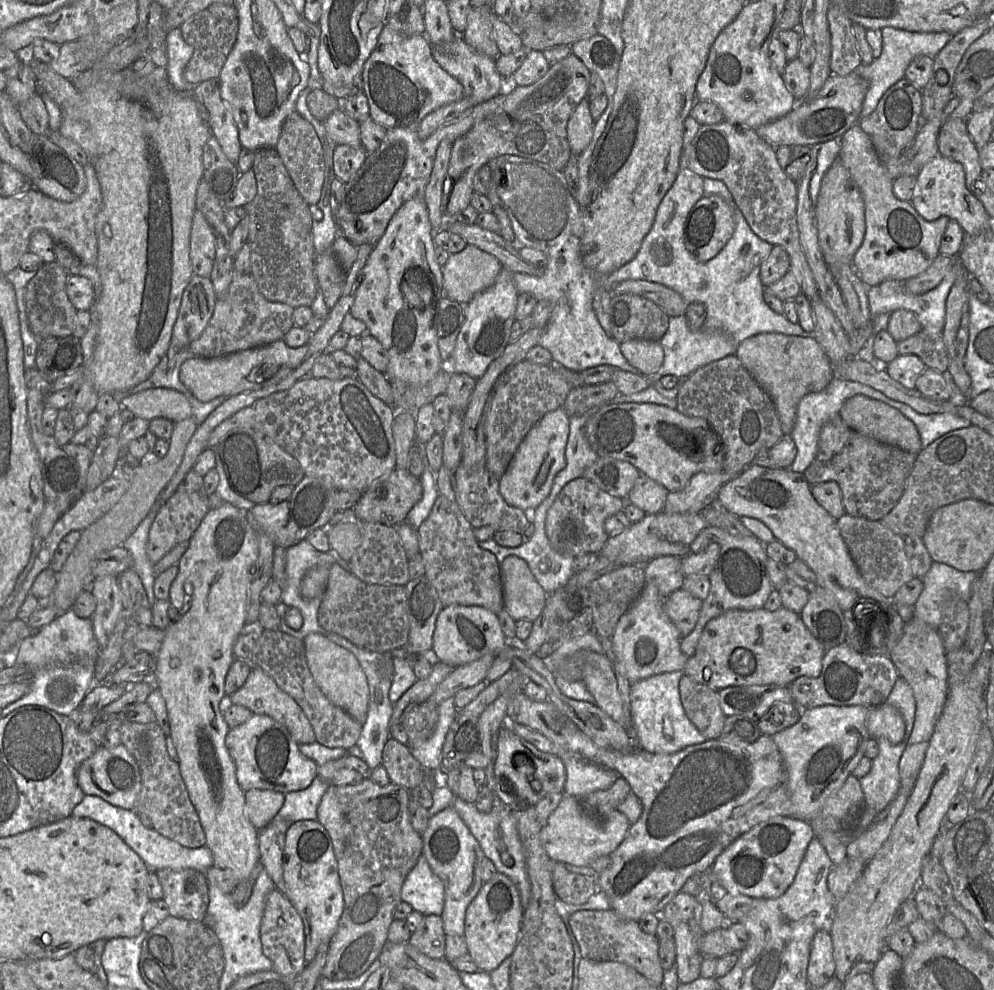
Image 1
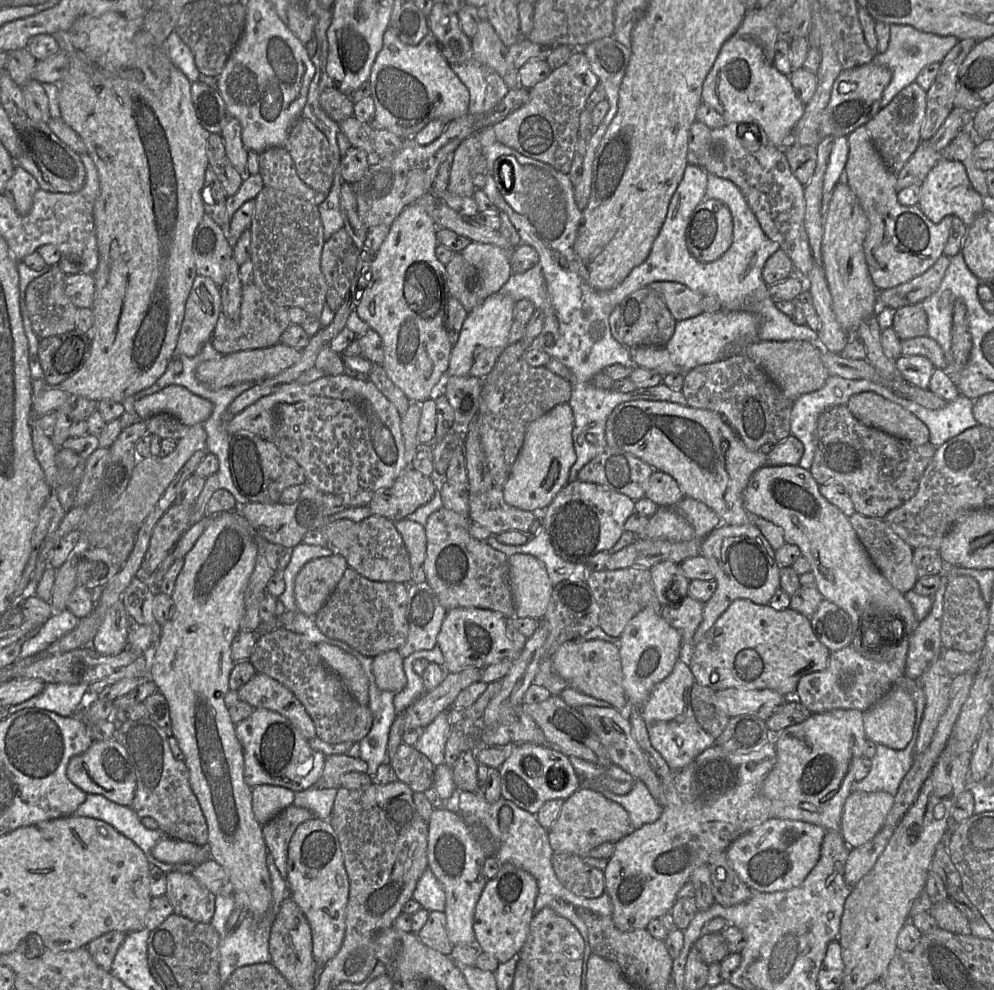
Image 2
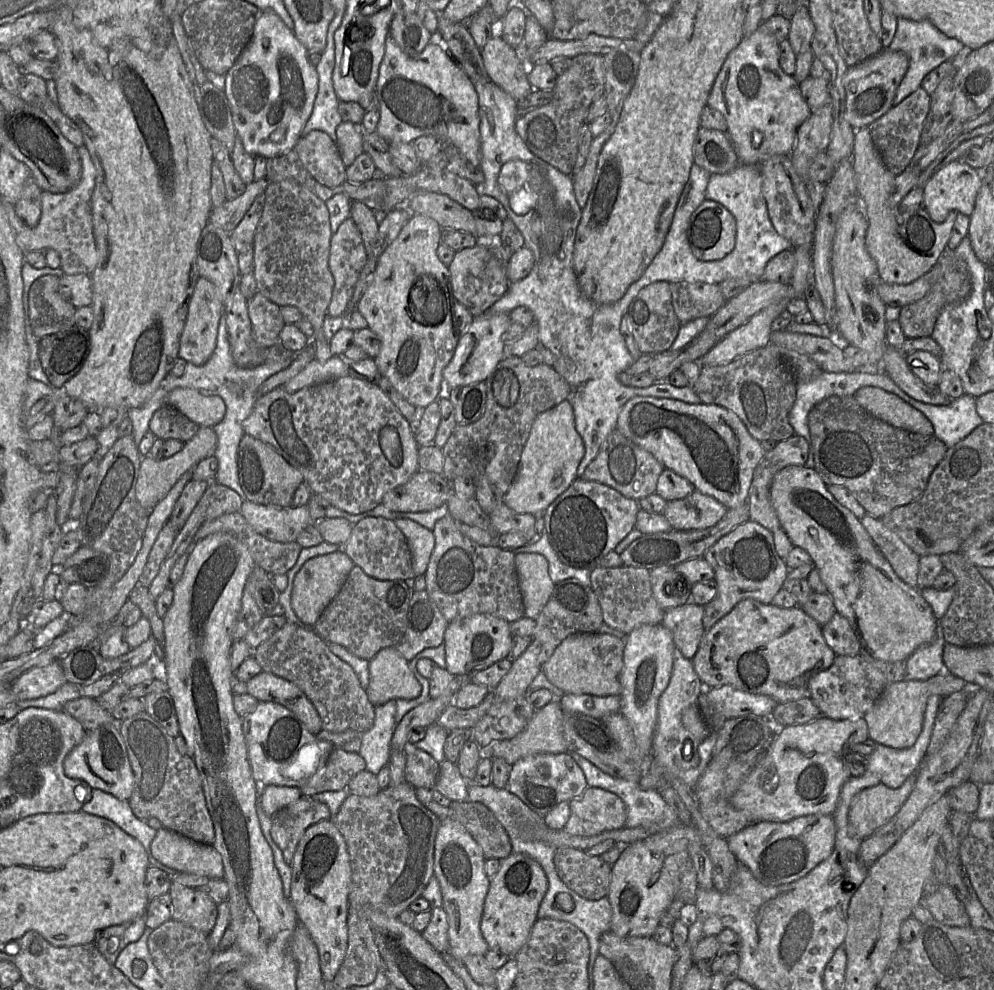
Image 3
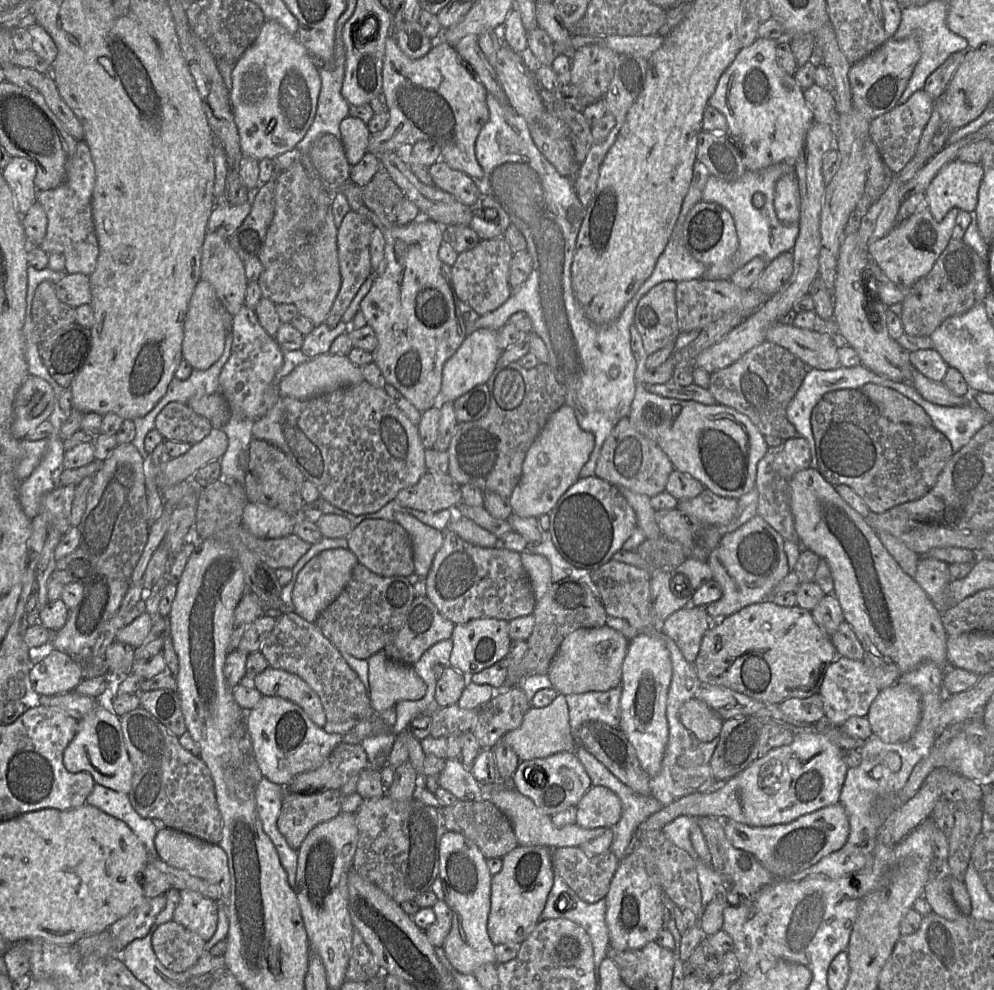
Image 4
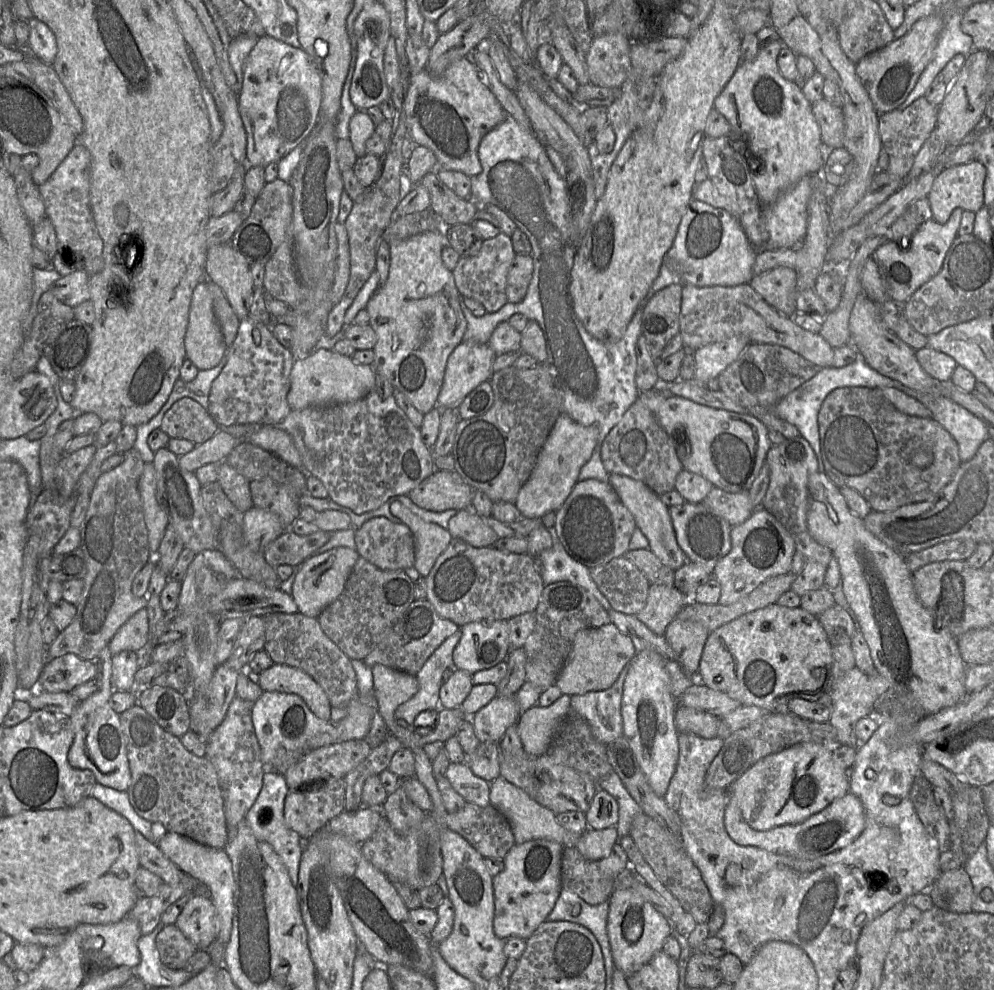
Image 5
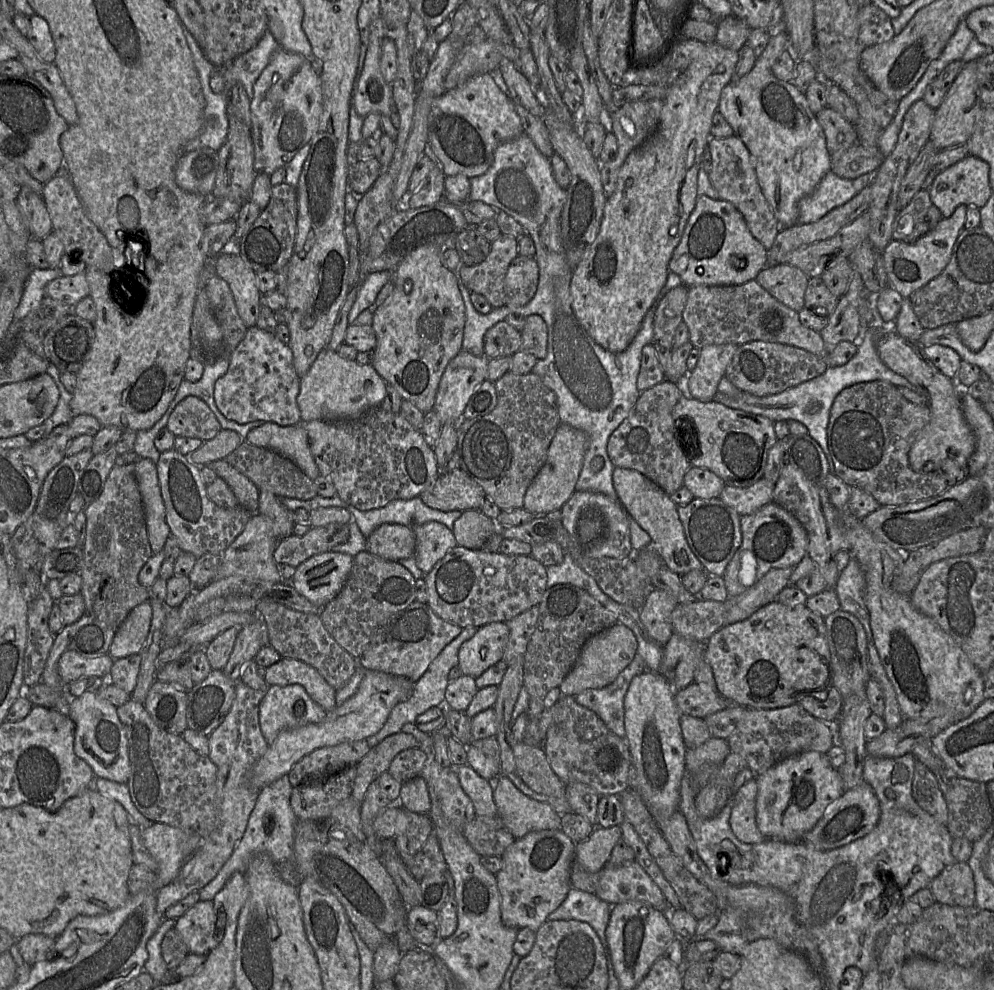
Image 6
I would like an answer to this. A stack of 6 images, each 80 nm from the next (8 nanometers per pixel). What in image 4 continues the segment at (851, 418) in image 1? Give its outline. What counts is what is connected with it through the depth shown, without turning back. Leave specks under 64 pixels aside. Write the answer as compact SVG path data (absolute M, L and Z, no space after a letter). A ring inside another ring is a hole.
M868 383L860 390L892 422L933 426L931 418L921 406L891 388Z

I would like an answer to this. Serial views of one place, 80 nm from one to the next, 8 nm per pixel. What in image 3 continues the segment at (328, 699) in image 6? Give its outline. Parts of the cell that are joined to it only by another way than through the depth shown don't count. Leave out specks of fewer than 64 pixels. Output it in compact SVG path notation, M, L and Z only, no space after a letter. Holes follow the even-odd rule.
M262 671L246 683L246 689L259 702L278 703L292 711L312 734L317 735L322 729L316 708L292 682Z

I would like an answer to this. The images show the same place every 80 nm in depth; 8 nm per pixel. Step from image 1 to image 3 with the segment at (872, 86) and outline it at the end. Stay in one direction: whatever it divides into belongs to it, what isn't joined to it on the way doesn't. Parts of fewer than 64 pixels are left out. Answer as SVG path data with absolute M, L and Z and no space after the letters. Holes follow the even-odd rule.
M899 18L895 36L888 50L904 52L909 58L909 67L897 88L893 105L898 105L920 88L923 78L930 71L947 60L951 60L964 46L959 40L946 36L928 20L915 21L907 18Z

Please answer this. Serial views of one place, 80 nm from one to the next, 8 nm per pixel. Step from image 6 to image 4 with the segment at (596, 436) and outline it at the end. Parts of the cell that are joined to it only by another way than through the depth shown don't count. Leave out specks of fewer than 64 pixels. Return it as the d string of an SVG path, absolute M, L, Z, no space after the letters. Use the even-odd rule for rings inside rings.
M493 99L491 101L489 120L482 127L475 145L476 158L484 175L475 181L481 196L487 195L495 199L524 235L527 250L532 256L532 271L526 281L514 290L501 306L480 316L472 325L468 325L467 335L481 328L498 331L509 322L510 316L518 311L524 311L529 315L533 331L543 340L547 348L548 365L565 391L565 404L574 410L580 428L595 437L594 448L580 470L579 477L595 476L601 447L614 426L623 417L628 416L636 394L636 361L630 345L630 326L634 321L636 306L642 297L633 296L619 317L608 325L594 325L587 319L576 300L571 281L576 240L586 209L577 197L572 179L560 175L538 150L526 120L508 105L497 106L498 103L494 103Z

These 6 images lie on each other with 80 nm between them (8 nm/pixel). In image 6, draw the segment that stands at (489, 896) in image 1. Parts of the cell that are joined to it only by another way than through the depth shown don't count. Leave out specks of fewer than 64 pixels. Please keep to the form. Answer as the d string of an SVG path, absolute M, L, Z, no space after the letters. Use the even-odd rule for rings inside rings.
M540 830L515 839L506 849L502 868L495 874L505 926L537 931L548 921L549 914L562 904L572 888L570 872L575 844L562 830Z

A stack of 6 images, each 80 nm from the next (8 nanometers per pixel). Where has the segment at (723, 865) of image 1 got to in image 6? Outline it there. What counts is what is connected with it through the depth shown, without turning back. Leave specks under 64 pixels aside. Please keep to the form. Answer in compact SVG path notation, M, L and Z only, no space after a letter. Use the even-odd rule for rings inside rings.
M753 777L734 793L730 806L729 823L734 835L744 843L760 843L768 839L756 824L756 797L758 786ZM863 782L845 790L842 796L833 801L801 842L825 851L844 846L870 833L877 825L880 813L880 803L873 788Z

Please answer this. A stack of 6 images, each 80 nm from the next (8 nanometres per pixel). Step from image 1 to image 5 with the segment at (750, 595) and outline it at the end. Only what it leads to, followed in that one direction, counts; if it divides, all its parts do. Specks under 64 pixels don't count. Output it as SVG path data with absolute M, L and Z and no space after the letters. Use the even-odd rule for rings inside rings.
M759 507L743 523L731 529L731 550L721 558L713 570L713 575L721 584L721 595L718 604L730 605L750 594L768 579L787 574L791 571L796 544L788 530L766 509Z

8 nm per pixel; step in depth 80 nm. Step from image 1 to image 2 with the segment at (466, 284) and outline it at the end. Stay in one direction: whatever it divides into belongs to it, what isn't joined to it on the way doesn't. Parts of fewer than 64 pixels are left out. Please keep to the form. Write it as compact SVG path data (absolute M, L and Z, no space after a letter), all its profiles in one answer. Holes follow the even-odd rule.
M471 242L461 254L477 270L474 293L481 301L498 293L512 274L510 253L498 246Z

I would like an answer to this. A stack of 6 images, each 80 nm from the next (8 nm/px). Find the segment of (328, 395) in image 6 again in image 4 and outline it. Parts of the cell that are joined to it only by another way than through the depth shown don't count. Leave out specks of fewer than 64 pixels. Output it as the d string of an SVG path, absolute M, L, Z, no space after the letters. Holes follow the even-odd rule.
M325 353L295 367L279 381L281 397L308 399L364 381L361 369L346 355Z

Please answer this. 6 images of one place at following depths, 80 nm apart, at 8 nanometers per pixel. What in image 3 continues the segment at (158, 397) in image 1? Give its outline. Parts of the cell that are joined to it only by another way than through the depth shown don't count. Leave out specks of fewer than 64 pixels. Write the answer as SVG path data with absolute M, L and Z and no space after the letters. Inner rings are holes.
M191 388L171 390L166 396L166 405L176 408L200 427L213 427L226 413L226 405L220 396L203 396Z

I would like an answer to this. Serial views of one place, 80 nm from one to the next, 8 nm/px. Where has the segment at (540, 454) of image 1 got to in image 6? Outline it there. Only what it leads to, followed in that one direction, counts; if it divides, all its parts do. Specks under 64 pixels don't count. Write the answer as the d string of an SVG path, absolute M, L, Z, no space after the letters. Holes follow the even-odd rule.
M560 423L549 445L547 459L525 493L523 508L535 516L561 510L576 491L588 446L589 438L584 431Z

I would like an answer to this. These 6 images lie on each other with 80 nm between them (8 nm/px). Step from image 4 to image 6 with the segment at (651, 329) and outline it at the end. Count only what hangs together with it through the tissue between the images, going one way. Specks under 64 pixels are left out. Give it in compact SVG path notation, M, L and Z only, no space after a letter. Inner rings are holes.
M680 285L670 290L660 301L654 315L653 338L650 344L654 347L665 379L679 381L671 364L673 340L676 329L682 321L682 314L687 301L688 287Z

